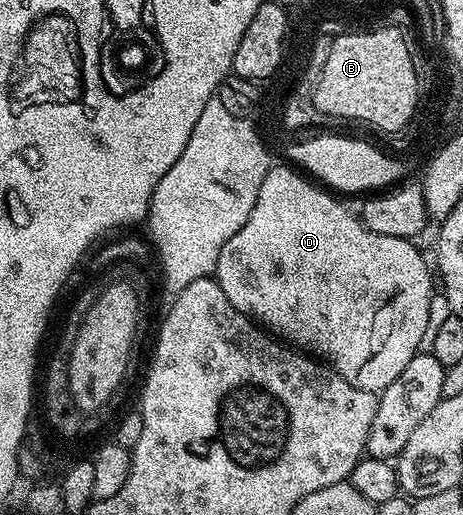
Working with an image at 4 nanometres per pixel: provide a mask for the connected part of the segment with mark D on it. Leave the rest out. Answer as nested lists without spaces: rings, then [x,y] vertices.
[[[286,163],[268,167],[265,182],[261,182],[261,190],[257,190],[257,202],[241,230],[221,246],[221,254],[217,258],[217,266],[213,273],[218,280],[221,290],[225,290],[225,298],[237,306],[246,316],[251,317],[256,324],[262,326],[268,333],[274,334],[280,341],[286,342],[290,347],[320,361],[326,362],[334,368],[335,373],[349,386],[357,386],[361,390],[380,393],[386,390],[397,378],[401,378],[401,370],[409,366],[414,356],[420,355],[421,338],[429,322],[429,306],[433,295],[431,288],[431,272],[423,261],[423,256],[414,248],[414,243],[405,238],[389,238],[389,234],[373,234],[363,224],[358,215],[355,216],[339,200],[334,200],[330,191],[324,190],[318,183],[312,182],[302,171],[288,166]]]

